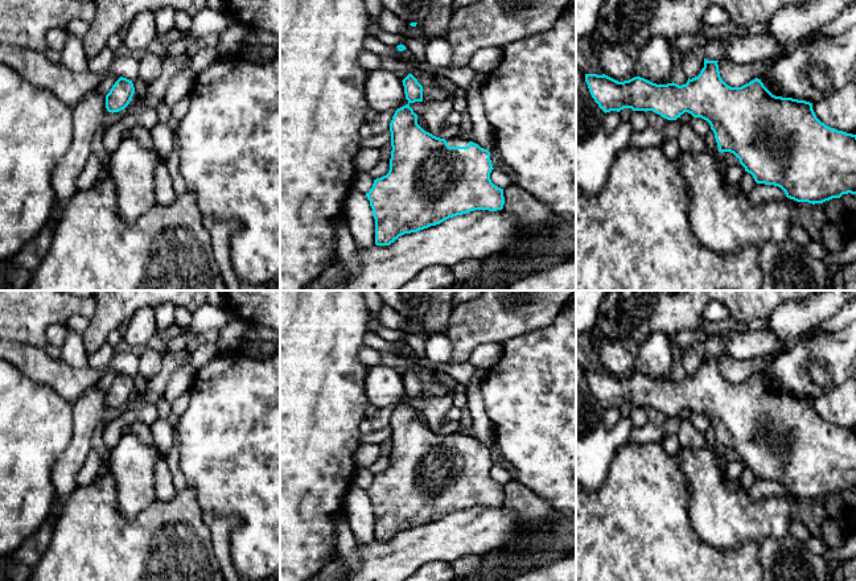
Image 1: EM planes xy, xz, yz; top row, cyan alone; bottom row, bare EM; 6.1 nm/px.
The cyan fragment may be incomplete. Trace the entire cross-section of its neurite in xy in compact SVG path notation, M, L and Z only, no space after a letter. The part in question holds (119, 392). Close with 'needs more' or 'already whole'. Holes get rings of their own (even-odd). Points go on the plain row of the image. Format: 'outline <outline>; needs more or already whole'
outline M120 372L110 388L106 391L106 404L108 408L119 408L124 405L135 390L132 376Z; already whole

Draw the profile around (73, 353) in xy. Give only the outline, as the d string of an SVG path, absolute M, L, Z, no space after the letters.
M67 329L65 342L61 347L61 359L71 367L83 368L87 366L87 353L82 337Z

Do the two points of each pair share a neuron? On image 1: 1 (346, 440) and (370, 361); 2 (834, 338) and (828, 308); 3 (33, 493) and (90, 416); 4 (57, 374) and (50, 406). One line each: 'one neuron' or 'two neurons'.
1: two neurons
2: two neurons
3: two neurons
4: two neurons

